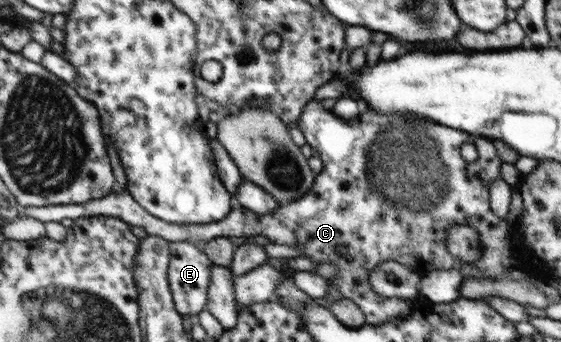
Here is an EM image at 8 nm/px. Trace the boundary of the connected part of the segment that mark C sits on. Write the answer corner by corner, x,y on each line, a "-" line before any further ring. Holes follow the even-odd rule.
313,99
303,108
298,127
307,140
307,147
314,147
323,160
323,169
315,178
312,188
299,200
279,206
271,214
257,214
252,210
233,205
232,210
223,220
209,224
169,224
150,215
140,204
133,200
127,191
111,192
104,198
95,199
84,204
58,204
48,207
21,207
24,217
46,222
61,222
64,219
80,219
90,216
112,216
128,225
141,227
151,236
160,236
169,243
186,241
202,246
212,238
228,237
266,237
271,243
292,247
306,247
303,256
310,258
316,265
330,263
336,267
338,274
329,279
331,285
339,288
343,298
353,300
365,314
366,322
377,325
393,318
404,318
411,313
411,306
407,299
380,296
368,284
368,274
382,262
398,262
402,266
423,268
426,271
441,269
458,271
477,268
482,275
492,279
500,278
508,273
508,269
517,265
517,258
511,251
511,226
506,220
500,220
490,209
489,186
500,175
502,161
496,153
492,140
480,135
473,135
457,128
442,126
432,120
416,122
406,116
392,116
392,113
379,113
370,107
353,117
335,115
332,110
322,108
322,101
-
462,144
474,144
478,151
478,158
467,162
460,155
-
468,224
472,230
478,232
482,246
481,257
474,263
462,263
445,249
444,236
454,226

